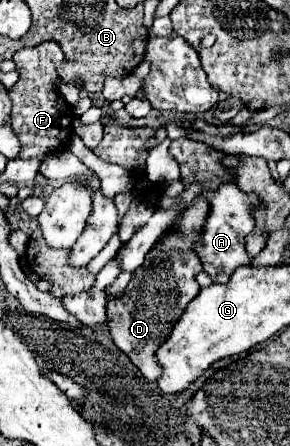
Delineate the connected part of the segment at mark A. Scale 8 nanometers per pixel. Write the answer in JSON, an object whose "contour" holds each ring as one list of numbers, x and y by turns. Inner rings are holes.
{"contour":[[233,183,221,185,217,191,205,191,199,185,191,185,189,189,185,189,179,195,179,205,193,201,197,195,205,195,209,199,211,211,209,211,209,219,201,231,201,241,197,243,195,251,199,253,199,257,203,261,203,269,213,279,213,283,225,283,225,281,229,281,231,273,237,267,251,263,251,259,245,251,245,235,249,235,253,225,255,225,253,215,251,215,251,207,257,205,257,195,243,193]]}

